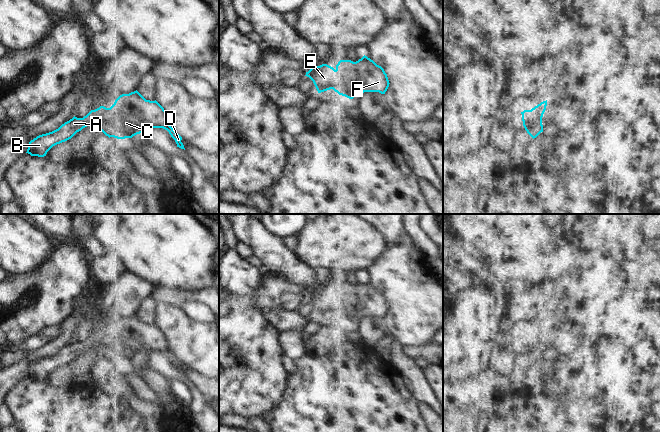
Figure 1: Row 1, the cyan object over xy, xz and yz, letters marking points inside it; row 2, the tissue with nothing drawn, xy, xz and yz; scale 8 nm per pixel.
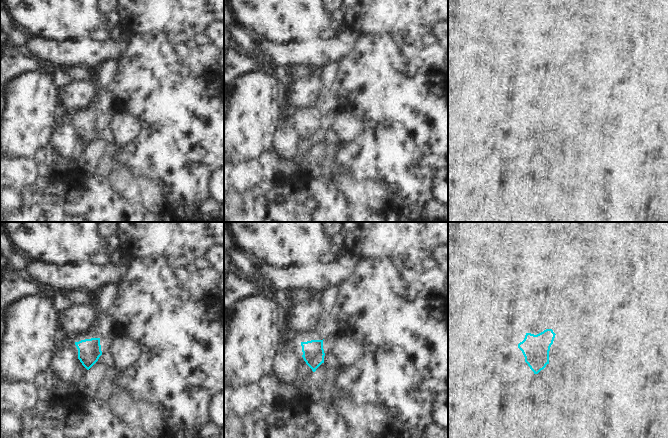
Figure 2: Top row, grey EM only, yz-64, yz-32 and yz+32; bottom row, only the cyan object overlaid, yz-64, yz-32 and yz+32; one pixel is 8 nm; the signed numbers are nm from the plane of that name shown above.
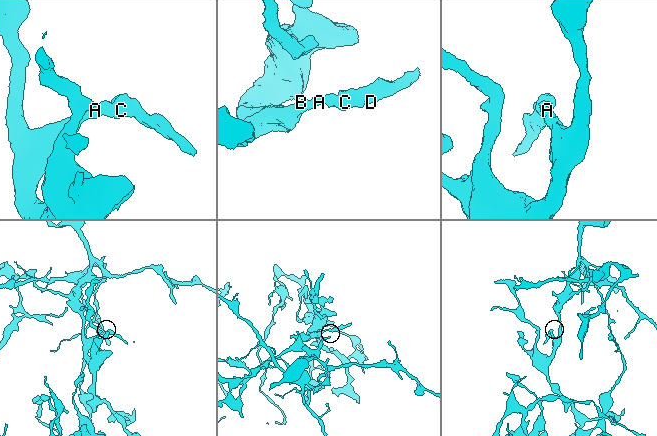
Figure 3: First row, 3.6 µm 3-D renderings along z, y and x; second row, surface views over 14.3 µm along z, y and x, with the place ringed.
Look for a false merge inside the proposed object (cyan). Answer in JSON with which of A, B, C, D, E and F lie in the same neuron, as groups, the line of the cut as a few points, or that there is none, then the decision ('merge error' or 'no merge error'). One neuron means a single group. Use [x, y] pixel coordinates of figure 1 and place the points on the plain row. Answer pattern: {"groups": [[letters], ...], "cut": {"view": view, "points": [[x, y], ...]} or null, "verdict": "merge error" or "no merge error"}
{"groups": [["A", "B", "C", "D", "E", "F"]], "cut": null, "verdict": "no merge error"}

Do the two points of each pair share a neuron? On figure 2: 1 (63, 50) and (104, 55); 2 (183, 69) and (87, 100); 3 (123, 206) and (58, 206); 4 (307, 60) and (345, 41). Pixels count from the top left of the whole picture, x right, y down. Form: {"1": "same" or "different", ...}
{"1": "same", "2": "different", "3": "same", "4": "same"}

